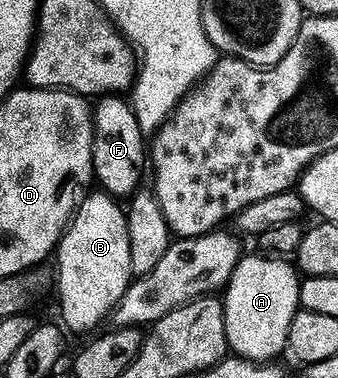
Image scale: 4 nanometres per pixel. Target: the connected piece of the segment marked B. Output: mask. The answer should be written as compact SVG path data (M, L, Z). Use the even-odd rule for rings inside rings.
M101 189L91 190L66 224L56 248L56 259L57 255L56 287L58 283L58 303L62 306L61 322L65 330L93 332L101 328L102 318L113 312L132 282L123 204Z

